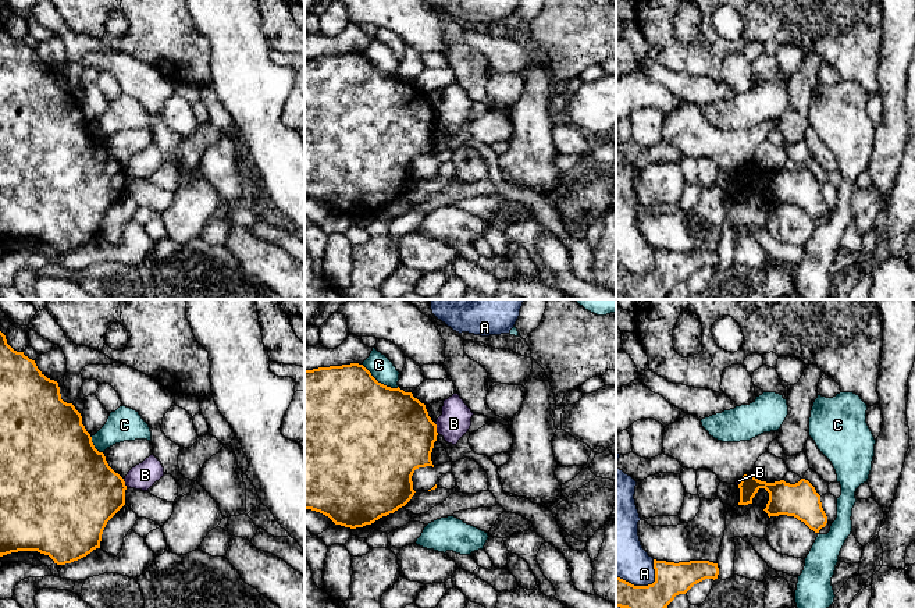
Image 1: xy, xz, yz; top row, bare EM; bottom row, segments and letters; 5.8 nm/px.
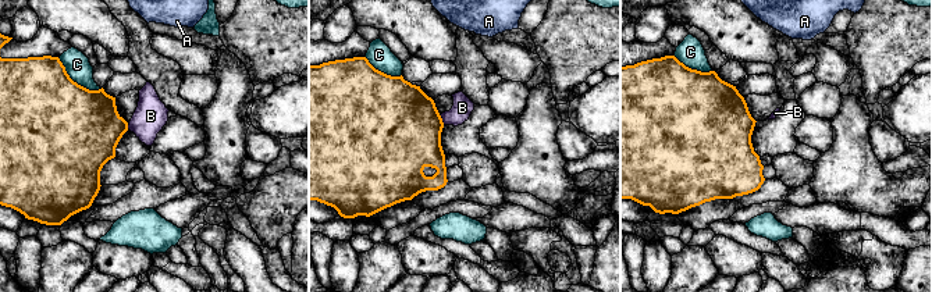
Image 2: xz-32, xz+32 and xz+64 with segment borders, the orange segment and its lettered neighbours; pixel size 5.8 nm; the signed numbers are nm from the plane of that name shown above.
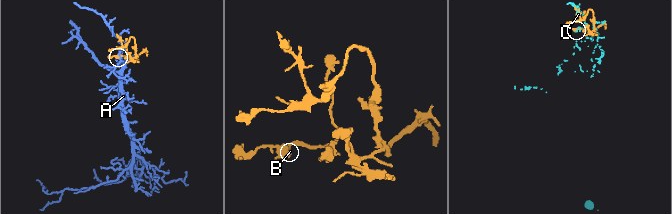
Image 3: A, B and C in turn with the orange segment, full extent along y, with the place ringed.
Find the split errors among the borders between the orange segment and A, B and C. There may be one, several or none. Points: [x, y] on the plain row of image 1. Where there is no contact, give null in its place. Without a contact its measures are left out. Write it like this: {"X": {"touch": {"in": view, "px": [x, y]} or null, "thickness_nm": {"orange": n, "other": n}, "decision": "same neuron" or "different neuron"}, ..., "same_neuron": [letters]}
{"A": {"touch": {"in": "yz", "px": [645, 274]}, "thickness_nm": {"orange": 200, "other": 280}, "decision": "different neuron"}, "B": {"touch": {"in": "xz", "px": [435, 117]}, "thickness_nm": {"orange": 460, "other": 180}, "decision": "different neuron"}, "C": {"touch": {"in": "xz", "px": [380, 71]}, "thickness_nm": {"orange": 500, "other": 140}, "decision": "different neuron"}, "same_neuron": []}

